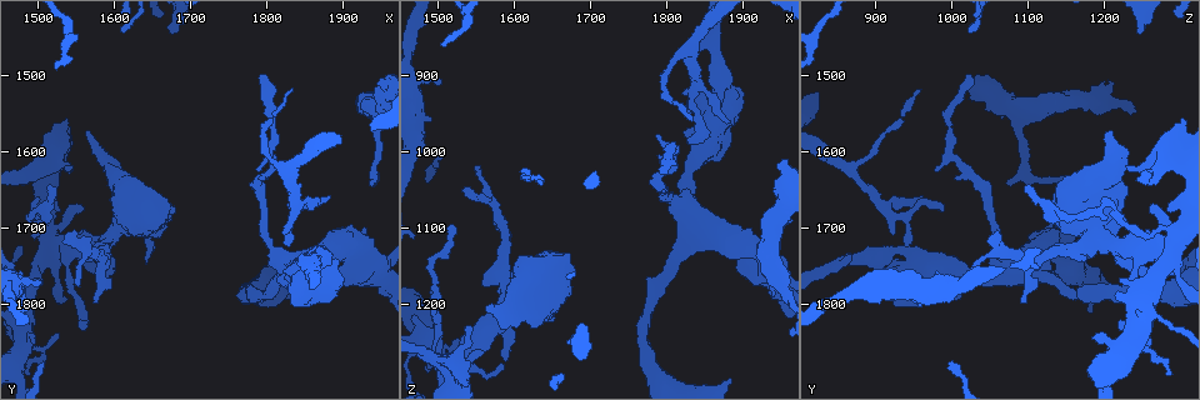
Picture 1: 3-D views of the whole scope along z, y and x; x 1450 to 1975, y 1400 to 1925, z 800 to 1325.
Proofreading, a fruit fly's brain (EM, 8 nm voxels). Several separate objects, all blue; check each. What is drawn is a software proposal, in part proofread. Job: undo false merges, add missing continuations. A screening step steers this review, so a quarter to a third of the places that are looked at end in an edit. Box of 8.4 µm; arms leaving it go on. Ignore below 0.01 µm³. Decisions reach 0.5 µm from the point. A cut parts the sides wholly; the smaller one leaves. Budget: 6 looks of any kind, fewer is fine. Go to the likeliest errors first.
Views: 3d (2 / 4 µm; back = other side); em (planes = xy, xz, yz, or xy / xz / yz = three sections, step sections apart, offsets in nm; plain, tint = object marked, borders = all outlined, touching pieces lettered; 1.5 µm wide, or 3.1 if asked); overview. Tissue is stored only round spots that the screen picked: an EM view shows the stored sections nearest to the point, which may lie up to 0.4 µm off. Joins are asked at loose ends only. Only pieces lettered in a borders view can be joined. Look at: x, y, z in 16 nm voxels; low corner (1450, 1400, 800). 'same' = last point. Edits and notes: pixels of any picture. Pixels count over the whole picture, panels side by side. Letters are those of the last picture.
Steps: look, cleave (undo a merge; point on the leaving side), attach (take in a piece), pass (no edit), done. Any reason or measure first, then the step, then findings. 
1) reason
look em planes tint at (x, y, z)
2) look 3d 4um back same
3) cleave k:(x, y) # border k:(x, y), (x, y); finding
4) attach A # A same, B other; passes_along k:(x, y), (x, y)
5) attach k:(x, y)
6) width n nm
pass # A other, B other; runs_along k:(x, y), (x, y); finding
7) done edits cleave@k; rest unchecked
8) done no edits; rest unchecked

an open end
look 3d 2um at (1830, 1675, 985)

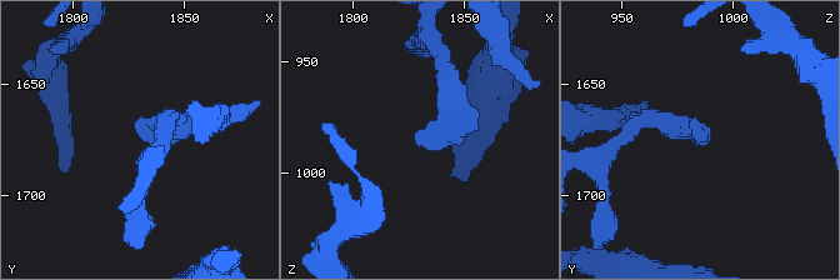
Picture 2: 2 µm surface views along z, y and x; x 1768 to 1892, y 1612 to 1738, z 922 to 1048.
look em planes borders at (1829, 1674, 987)

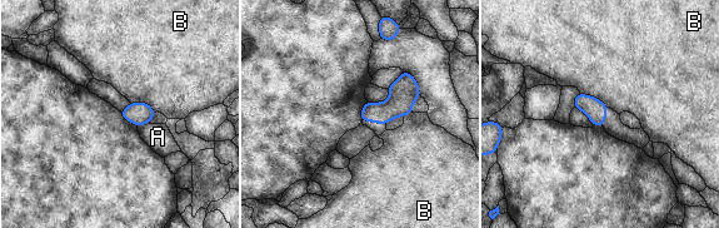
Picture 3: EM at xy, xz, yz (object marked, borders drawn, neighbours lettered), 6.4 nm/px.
width 130 nm
pass # A other, B other; border 3:(580, 92), (598, 98), (608, 107); no lettered piece goes on from it

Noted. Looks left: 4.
free end
look em planes borders at (1670, 1440, 1245)

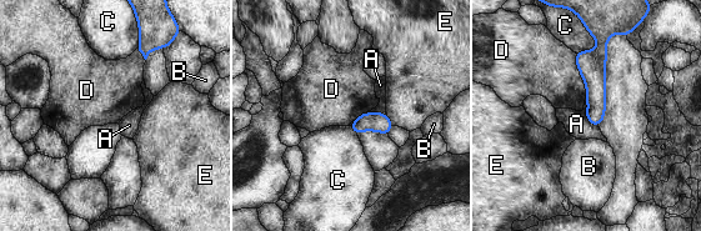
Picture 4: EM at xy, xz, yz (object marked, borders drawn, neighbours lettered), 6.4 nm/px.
pass # A other, B other, C other, D other, E other; runs_along 4:(600, 45), (595, 60), (595, 121); no lettered piece goes on from it

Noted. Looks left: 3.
look em planes borders at (1540, 1620, 1230)

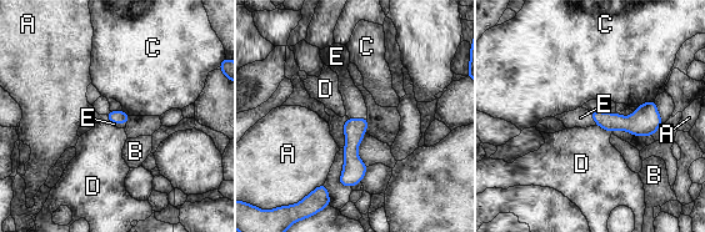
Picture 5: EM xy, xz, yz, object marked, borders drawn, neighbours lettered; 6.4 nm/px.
attach 5:(354, 102) # A other, B other, C other, D other, E same; passes_along 5:(354, 129), (358, 119), (354, 102); it goes on there

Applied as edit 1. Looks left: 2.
done edits attach@5; rest unchecked

